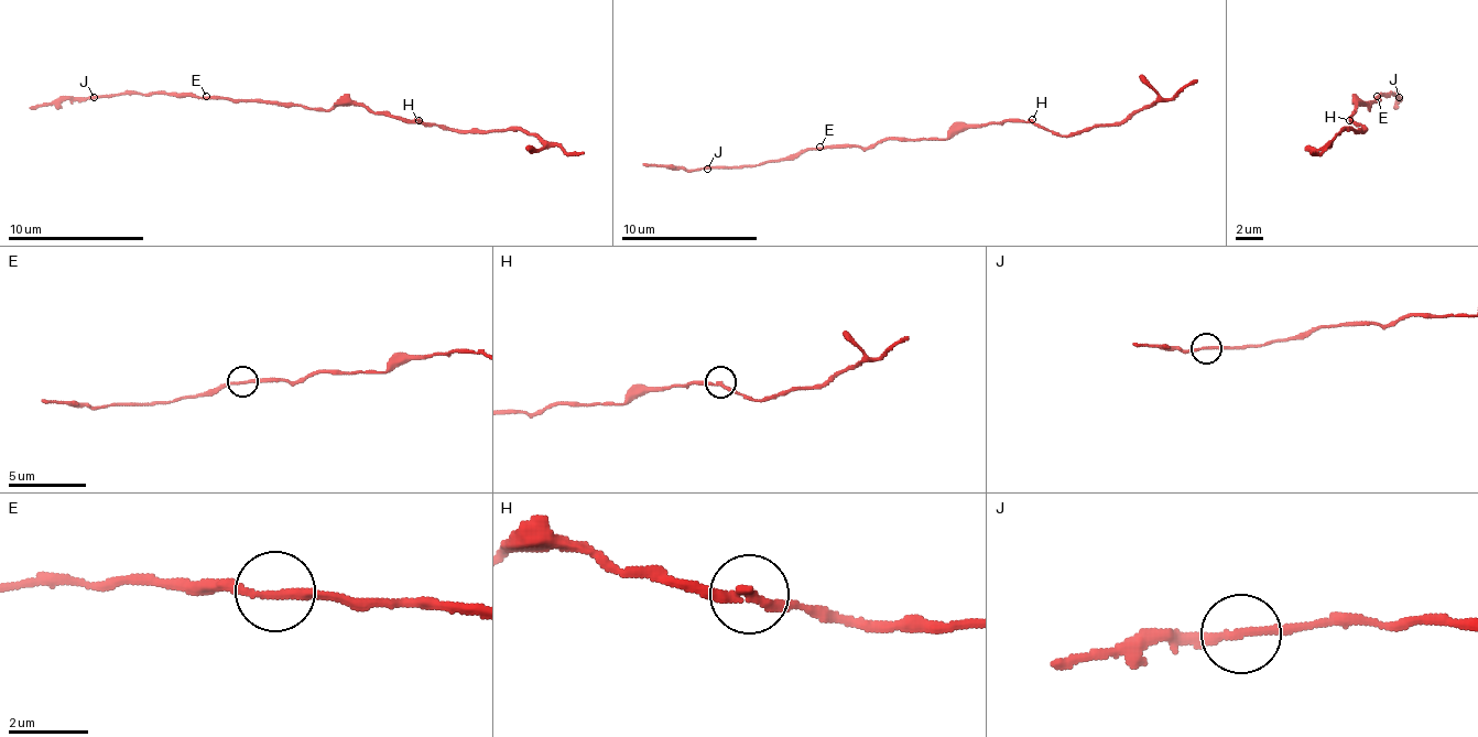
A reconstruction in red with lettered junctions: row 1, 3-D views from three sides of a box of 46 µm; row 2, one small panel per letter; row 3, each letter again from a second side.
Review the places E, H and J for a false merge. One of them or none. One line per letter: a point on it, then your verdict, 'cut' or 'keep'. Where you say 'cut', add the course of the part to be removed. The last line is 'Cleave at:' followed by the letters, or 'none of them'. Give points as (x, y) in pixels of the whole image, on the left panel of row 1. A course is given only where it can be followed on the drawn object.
E: place (206, 96); keep
H: place (419, 120); keep
J: place (94, 97); keep
Cleave at: none of them

